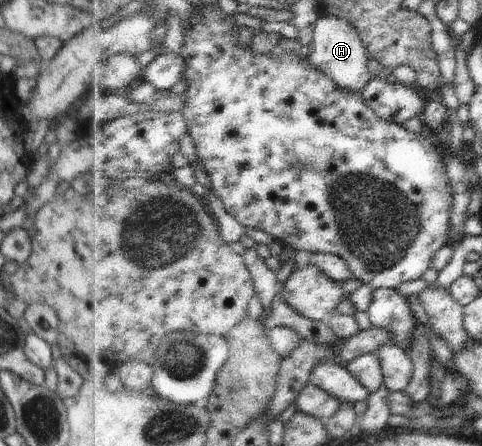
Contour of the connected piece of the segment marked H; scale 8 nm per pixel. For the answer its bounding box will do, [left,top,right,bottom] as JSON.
[308,17,375,93]

